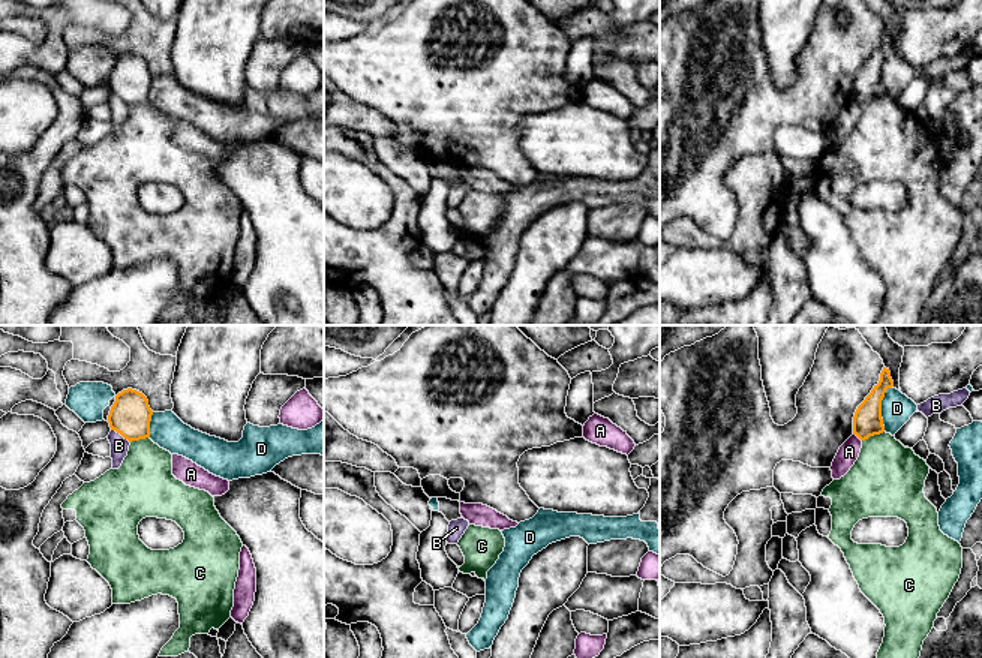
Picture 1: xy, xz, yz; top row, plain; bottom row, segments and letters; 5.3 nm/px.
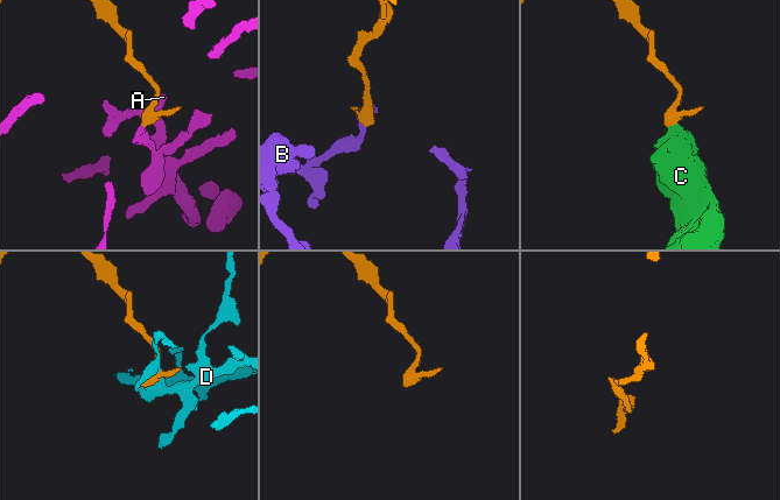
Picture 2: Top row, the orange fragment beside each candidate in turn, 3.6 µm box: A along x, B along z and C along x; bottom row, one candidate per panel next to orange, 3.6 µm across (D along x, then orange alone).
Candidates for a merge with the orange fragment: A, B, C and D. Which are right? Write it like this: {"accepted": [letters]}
{"accepted": []}

